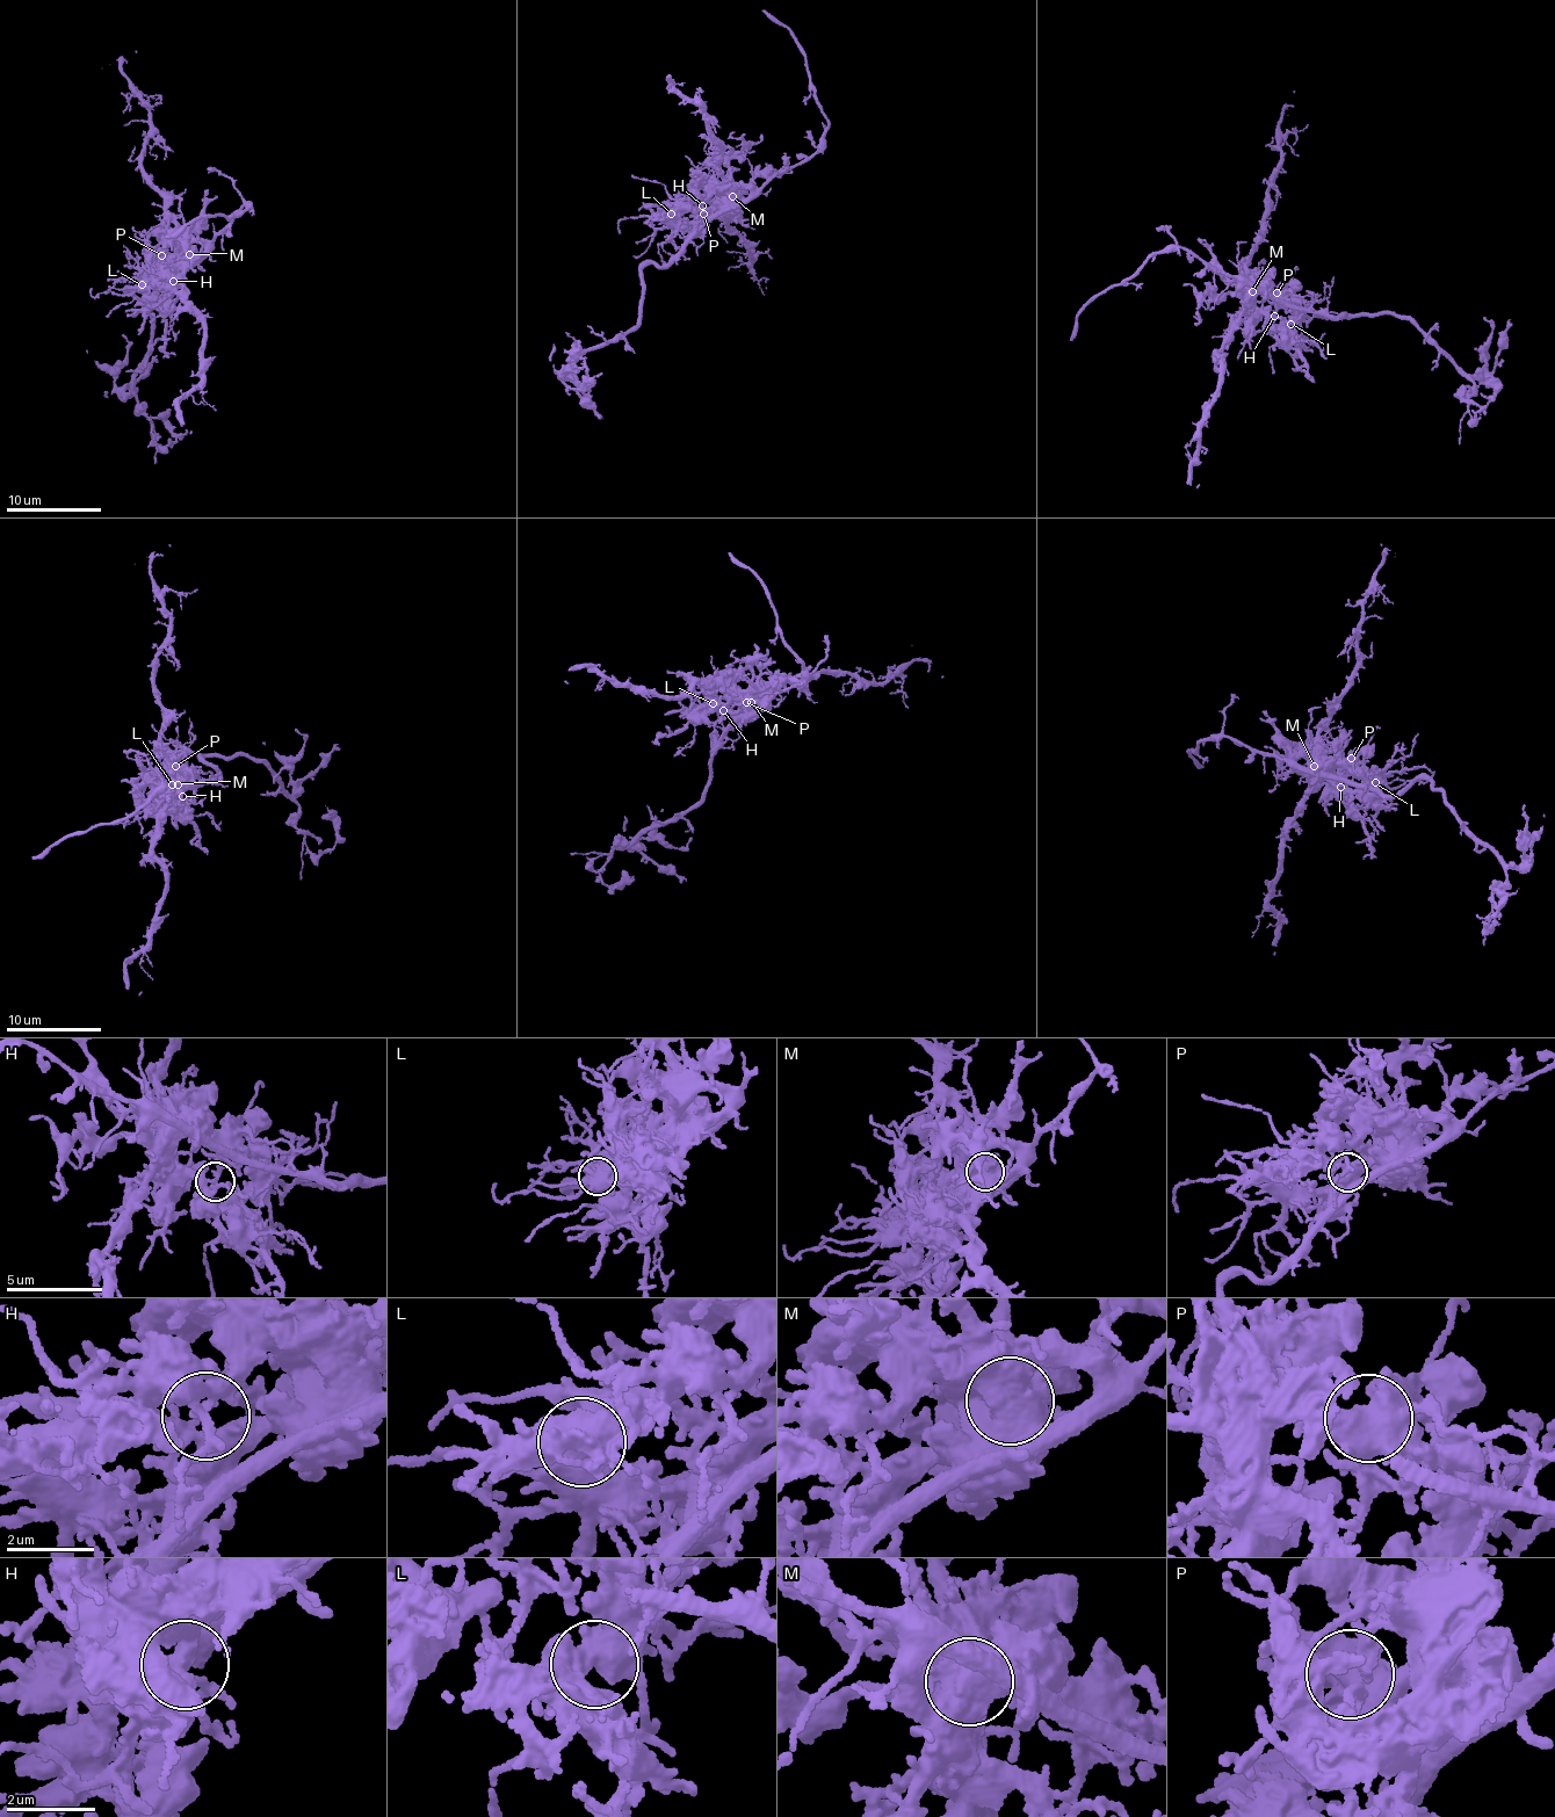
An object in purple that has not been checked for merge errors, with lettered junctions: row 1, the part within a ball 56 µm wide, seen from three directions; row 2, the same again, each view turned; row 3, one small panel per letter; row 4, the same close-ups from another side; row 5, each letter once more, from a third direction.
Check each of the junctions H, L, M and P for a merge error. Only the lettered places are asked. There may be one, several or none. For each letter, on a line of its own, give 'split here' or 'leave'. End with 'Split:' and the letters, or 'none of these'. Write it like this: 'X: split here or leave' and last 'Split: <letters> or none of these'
H: leave
L: leave
M: split here
P: leave
Split: M

